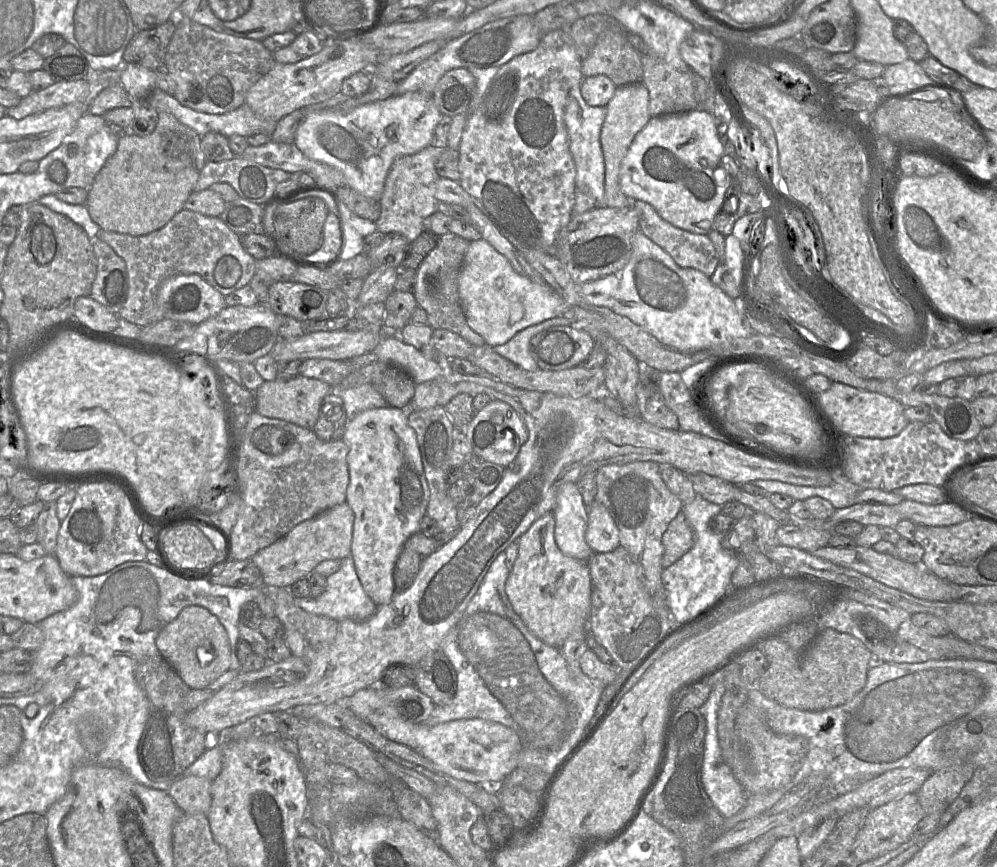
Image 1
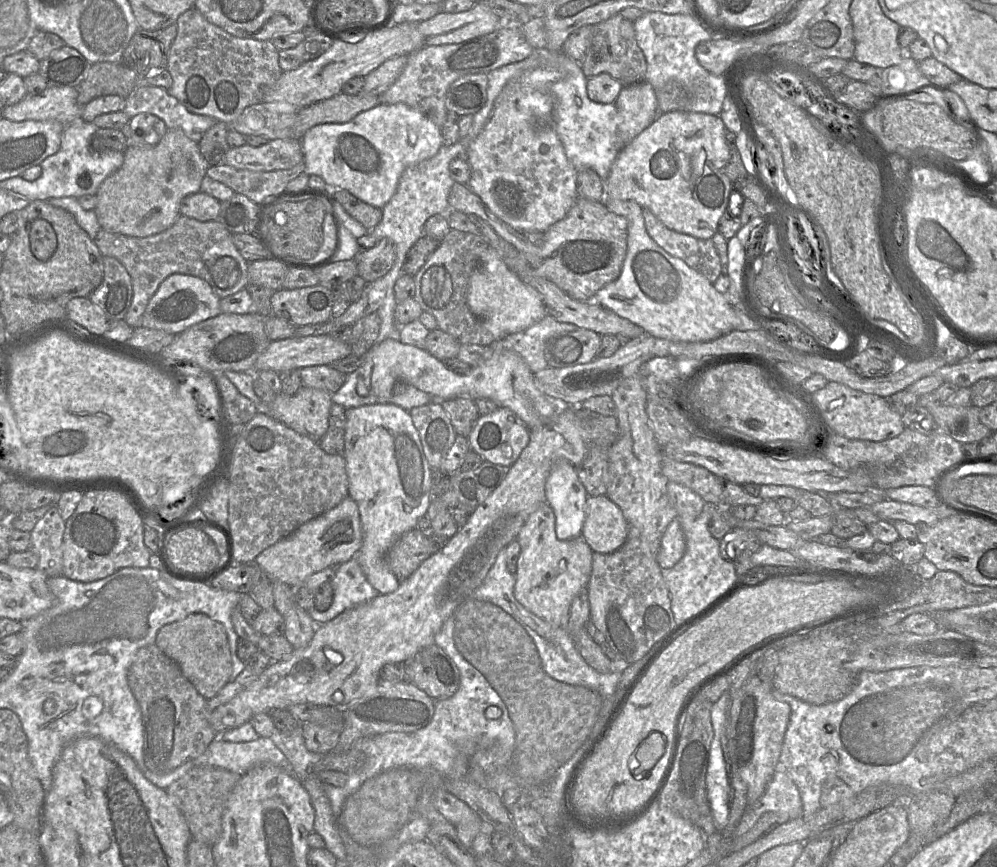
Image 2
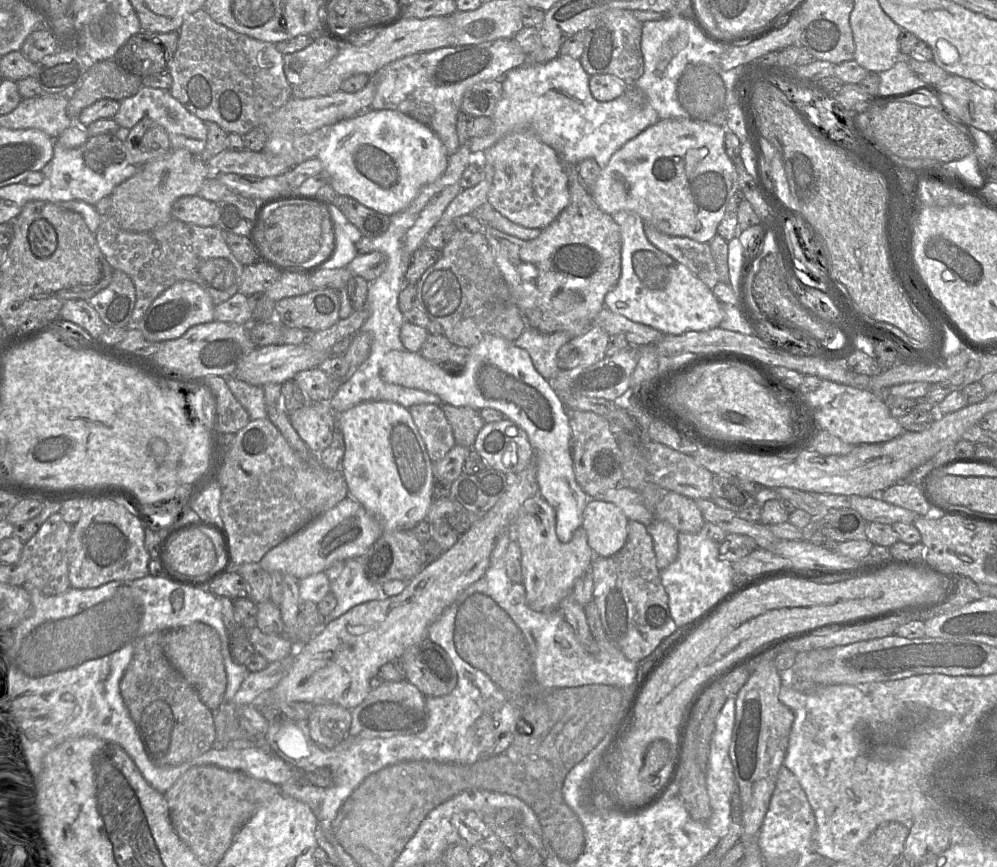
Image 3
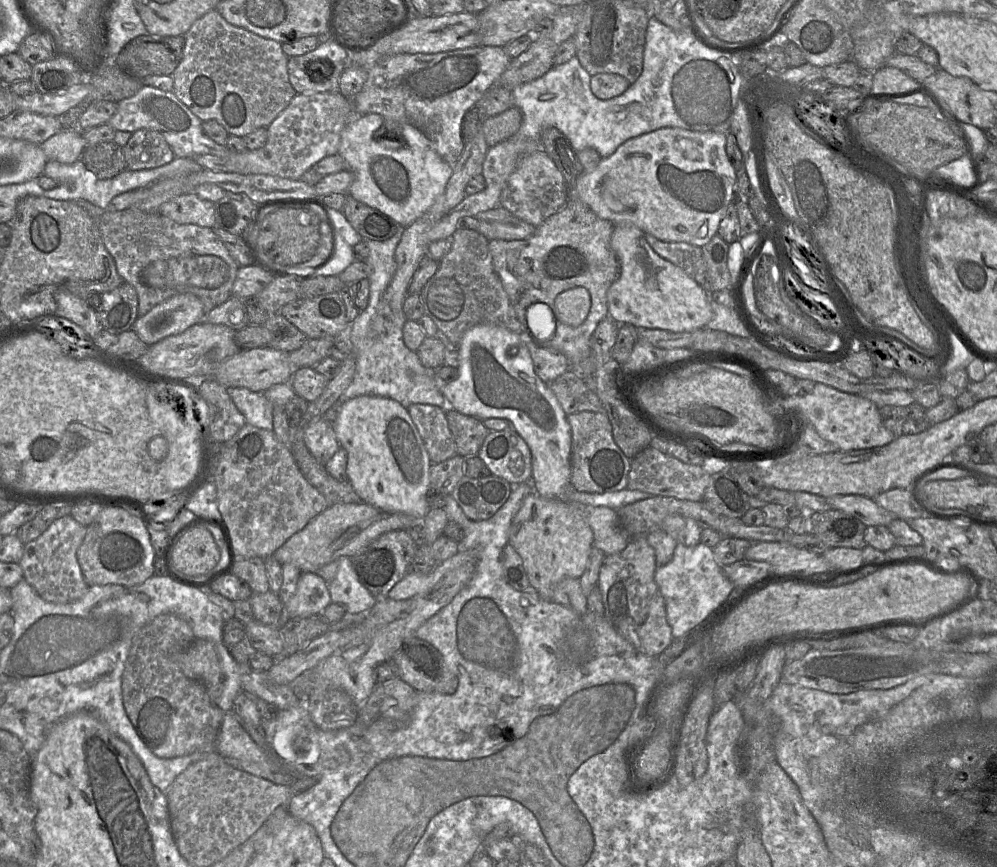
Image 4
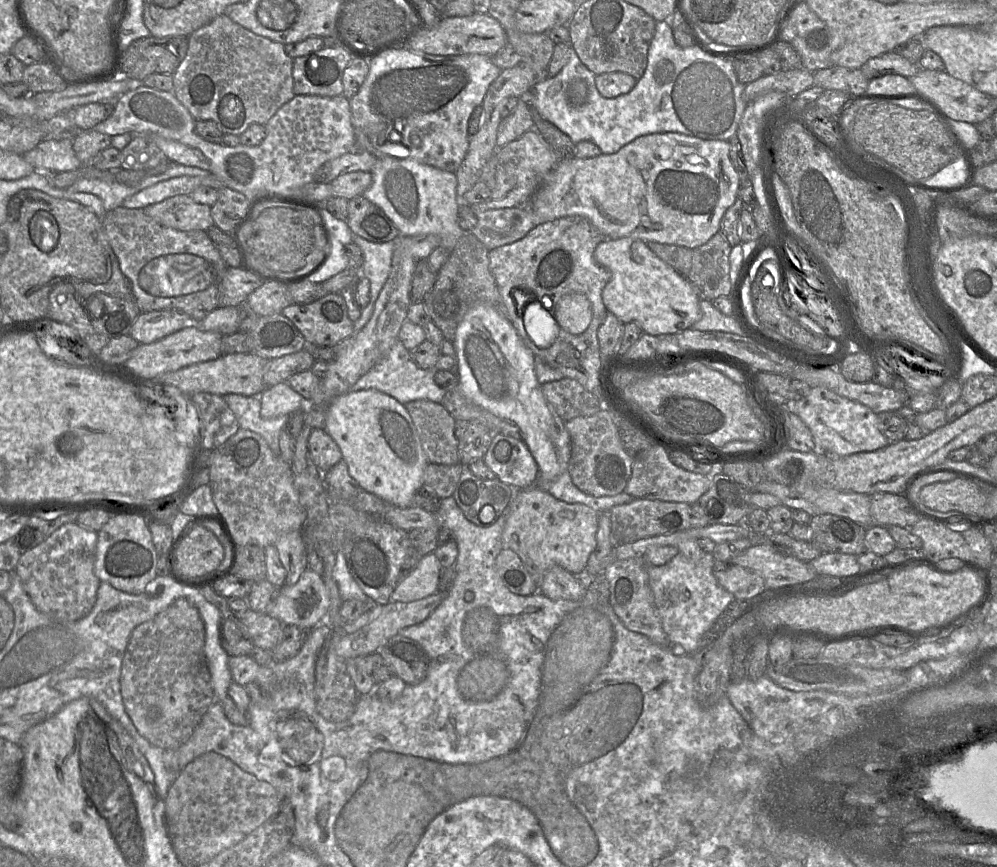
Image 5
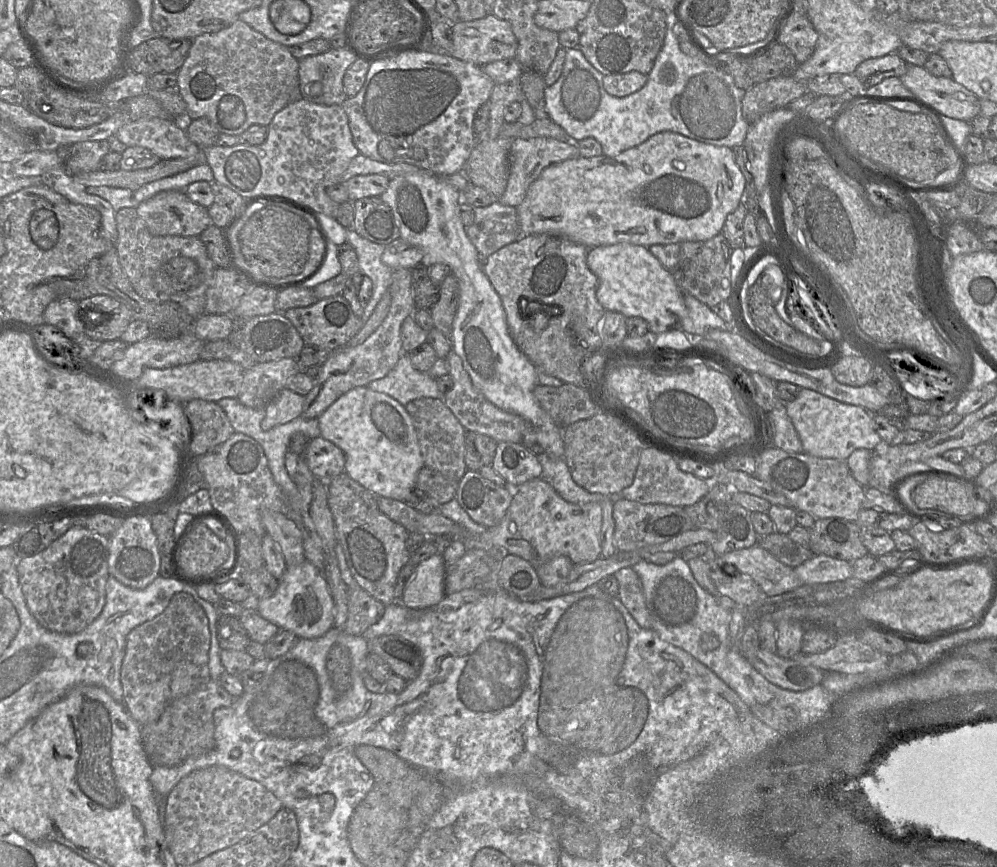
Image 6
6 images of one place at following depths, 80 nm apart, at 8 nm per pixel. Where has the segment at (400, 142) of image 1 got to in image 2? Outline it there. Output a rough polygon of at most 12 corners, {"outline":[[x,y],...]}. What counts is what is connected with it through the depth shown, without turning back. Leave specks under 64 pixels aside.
{"outline":[[378,104],[300,139],[304,174],[382,209],[440,128]]}

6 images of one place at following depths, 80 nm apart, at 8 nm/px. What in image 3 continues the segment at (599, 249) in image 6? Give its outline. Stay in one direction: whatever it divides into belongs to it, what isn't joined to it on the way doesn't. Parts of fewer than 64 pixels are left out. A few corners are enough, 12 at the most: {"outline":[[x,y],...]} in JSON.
{"outline":[[631,210],[611,311],[664,335],[718,327],[721,303]]}

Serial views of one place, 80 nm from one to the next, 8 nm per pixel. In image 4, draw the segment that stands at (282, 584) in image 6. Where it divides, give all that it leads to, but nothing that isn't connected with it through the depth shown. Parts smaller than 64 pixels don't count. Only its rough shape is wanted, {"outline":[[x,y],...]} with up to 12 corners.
{"outline":[[304,572],[284,605],[285,619],[322,614],[329,583]]}

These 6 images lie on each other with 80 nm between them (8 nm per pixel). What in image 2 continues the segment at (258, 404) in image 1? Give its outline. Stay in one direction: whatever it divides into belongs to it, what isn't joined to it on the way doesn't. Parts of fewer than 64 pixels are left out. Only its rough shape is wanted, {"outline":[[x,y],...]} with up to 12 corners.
{"outline":[[302,386],[276,395],[268,414],[319,442],[332,394]]}

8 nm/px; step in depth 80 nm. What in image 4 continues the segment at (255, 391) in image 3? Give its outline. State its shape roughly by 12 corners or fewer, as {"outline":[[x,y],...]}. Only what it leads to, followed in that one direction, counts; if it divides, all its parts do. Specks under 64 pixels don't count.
{"outline":[[227,388],[246,423],[273,430],[273,404],[263,392]]}

